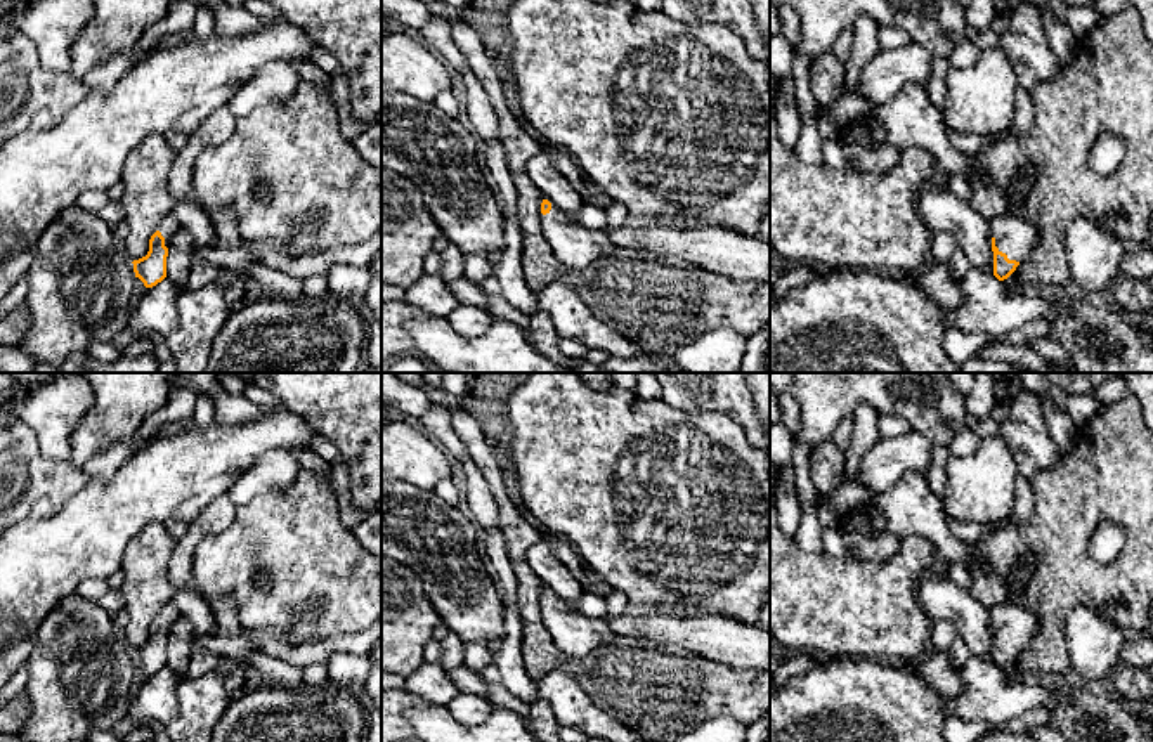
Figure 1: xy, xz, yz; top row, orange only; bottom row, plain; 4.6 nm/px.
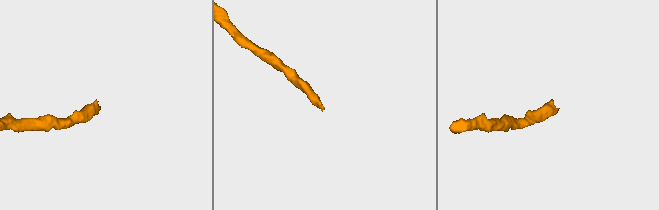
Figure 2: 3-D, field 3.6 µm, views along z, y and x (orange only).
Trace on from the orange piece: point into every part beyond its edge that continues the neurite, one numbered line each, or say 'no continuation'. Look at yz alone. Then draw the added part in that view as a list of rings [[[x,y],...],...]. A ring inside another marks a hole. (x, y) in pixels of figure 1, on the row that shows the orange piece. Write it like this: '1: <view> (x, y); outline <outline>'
1: yz (1015, 236); outline [[[995,218],[990,224],[990,234],[995,239],[999,251],[1009,260],[1023,262],[1039,244],[1039,231],[1025,218]]]

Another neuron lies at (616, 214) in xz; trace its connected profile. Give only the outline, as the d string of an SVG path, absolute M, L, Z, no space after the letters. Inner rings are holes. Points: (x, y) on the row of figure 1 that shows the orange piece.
M612 203L610 206L605 208L607 213L607 231L616 231L621 229L626 222L626 217L629 215L628 208L621 203Z

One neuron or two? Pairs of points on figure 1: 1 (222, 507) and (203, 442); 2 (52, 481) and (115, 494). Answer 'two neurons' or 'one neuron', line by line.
1: two neurons
2: two neurons

